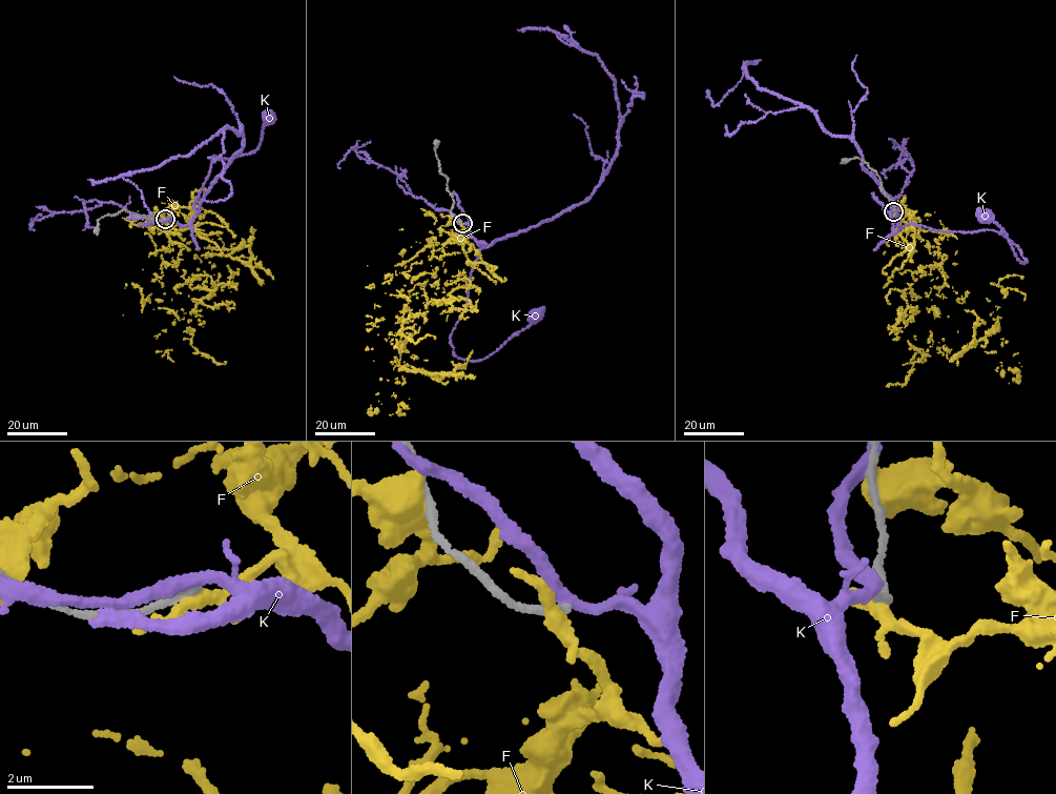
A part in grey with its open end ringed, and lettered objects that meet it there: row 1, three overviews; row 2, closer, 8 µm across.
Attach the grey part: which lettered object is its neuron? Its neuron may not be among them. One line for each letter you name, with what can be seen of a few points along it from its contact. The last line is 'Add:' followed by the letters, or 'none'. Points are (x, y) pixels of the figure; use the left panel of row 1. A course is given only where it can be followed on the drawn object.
Add: none

